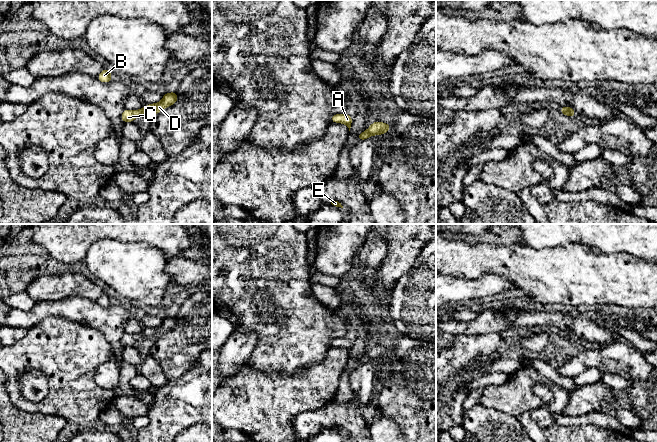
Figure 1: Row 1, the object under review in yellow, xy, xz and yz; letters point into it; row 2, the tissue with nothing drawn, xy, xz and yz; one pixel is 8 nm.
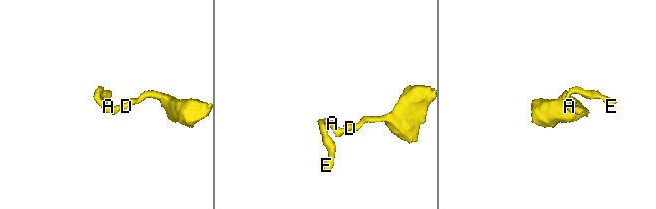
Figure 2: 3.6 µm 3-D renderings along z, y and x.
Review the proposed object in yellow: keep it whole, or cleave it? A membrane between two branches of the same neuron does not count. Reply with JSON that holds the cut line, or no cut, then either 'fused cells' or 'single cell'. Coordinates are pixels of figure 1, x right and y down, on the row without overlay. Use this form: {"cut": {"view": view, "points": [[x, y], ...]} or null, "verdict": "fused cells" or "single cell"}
{"cut": null, "verdict": "single cell"}

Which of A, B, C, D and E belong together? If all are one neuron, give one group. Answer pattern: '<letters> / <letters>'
A B C D E

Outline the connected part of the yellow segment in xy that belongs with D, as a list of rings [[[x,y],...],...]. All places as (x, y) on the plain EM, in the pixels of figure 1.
[[[175,315],[170,317],[165,317],[163,319],[163,322],[158,327],[152,327],[148,328],[147,330],[144,330],[141,333],[138,334],[129,334],[124,333],[124,335],[121,338],[121,344],[125,346],[134,346],[135,342],[138,340],[142,340],[143,342],[146,339],[156,339],[160,335],[164,334],[165,332],[174,329],[178,324],[178,319]]]

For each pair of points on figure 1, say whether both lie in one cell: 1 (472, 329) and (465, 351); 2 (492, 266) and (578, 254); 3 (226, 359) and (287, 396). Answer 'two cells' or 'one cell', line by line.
1: two cells
2: one cell
3: two cells

